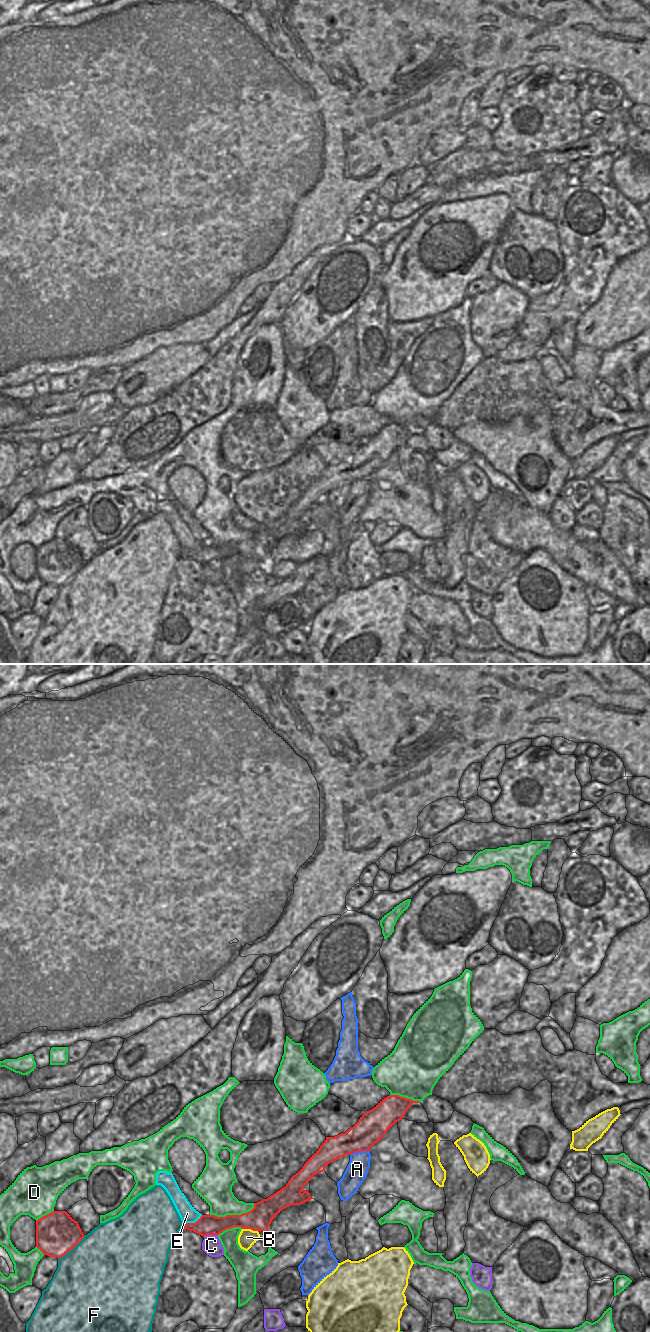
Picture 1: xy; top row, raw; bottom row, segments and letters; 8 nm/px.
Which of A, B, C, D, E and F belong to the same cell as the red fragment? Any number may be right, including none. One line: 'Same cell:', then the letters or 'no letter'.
Same cell: no letter

